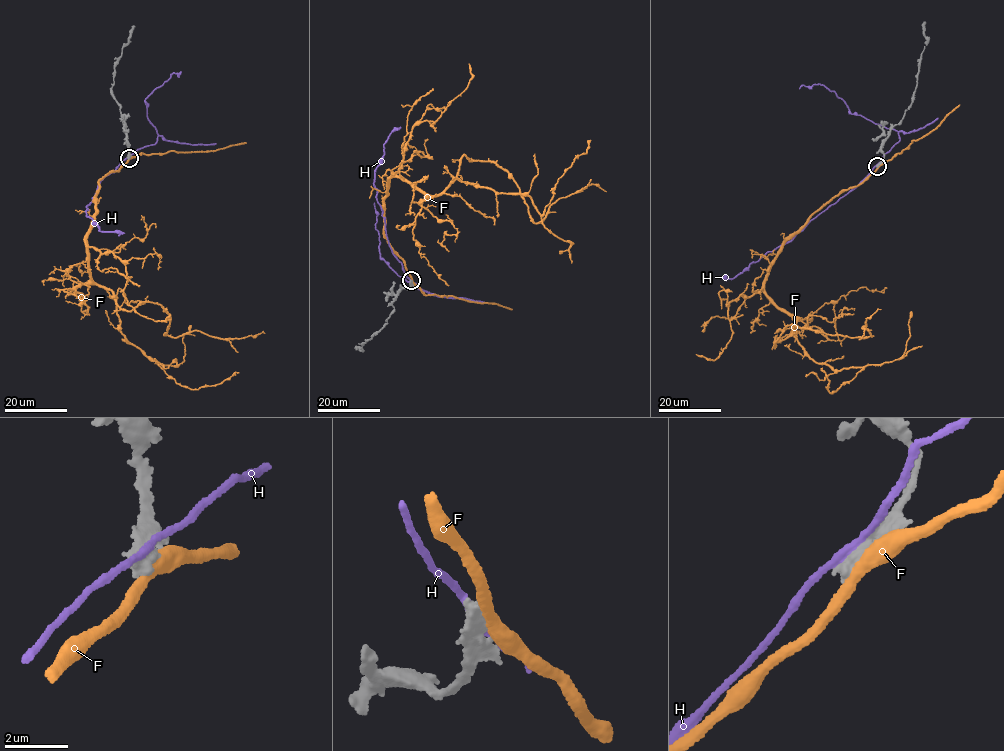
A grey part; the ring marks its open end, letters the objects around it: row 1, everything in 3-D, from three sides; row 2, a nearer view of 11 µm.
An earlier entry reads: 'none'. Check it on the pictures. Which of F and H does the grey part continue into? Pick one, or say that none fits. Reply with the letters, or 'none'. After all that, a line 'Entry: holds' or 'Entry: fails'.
none
Entry: holds

